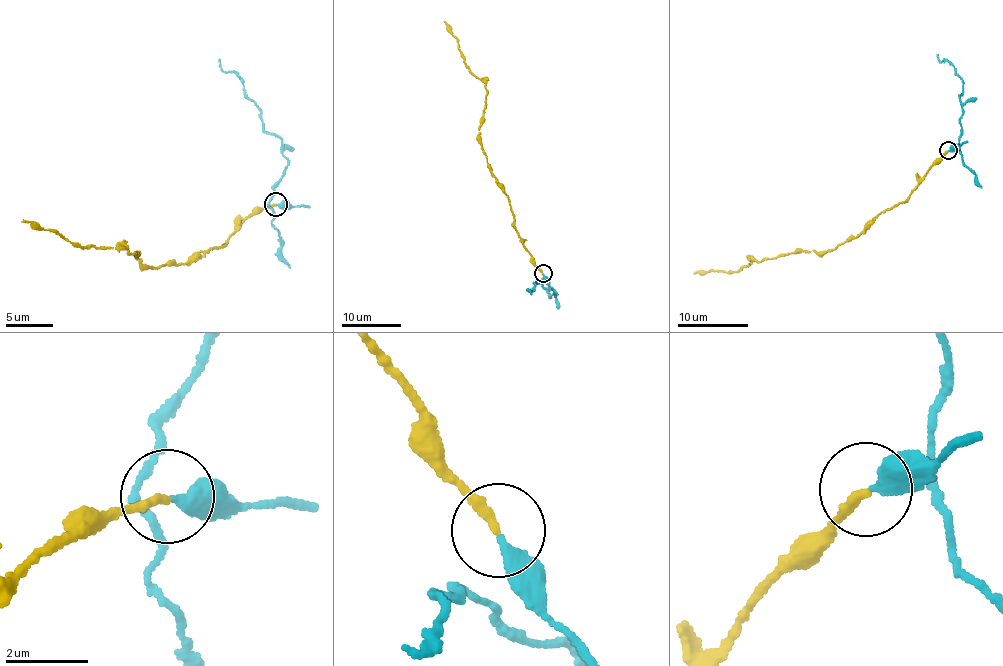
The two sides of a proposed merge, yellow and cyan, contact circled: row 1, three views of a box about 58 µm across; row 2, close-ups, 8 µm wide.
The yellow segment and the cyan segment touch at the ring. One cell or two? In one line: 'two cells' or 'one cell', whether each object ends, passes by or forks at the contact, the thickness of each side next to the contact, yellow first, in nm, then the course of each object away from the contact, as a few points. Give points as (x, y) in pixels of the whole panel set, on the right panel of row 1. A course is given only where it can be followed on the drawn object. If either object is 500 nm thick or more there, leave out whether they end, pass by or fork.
one cell; yellow ends there; cyan ends there; 200 nm thick on the yellow side, 320 nm on the other; yellow runs (948, 151), (906, 199), (880, 211), (861, 233), (834, 249), (795, 251), (736, 271), (694, 274); cyan runs (948, 151), (960, 152), (962, 114), (959, 97), (963, 93), (963, 81), (949, 62), (940, 62), (936, 55)

